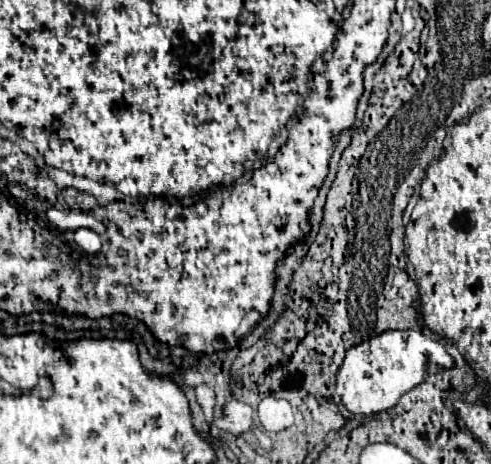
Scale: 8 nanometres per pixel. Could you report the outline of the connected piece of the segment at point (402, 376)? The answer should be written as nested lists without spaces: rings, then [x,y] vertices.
[[[387,330],[363,340],[359,348],[359,360],[349,366],[349,372],[343,364],[337,370],[337,394],[341,396],[343,406],[353,414],[369,416],[381,410],[391,410],[405,392],[427,380],[429,364],[437,364],[441,370],[451,370],[455,366],[455,360],[441,342],[427,338],[417,330]]]

